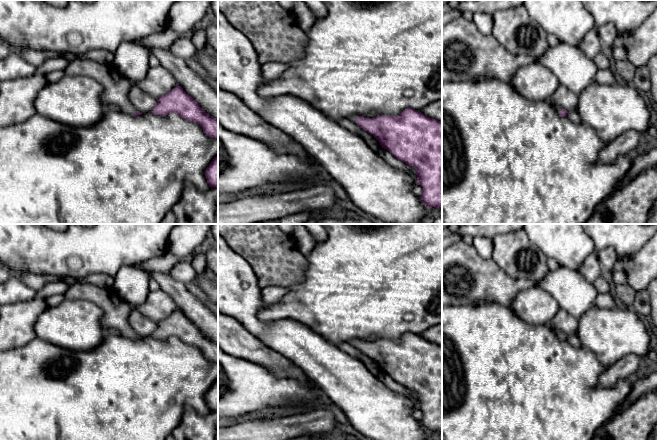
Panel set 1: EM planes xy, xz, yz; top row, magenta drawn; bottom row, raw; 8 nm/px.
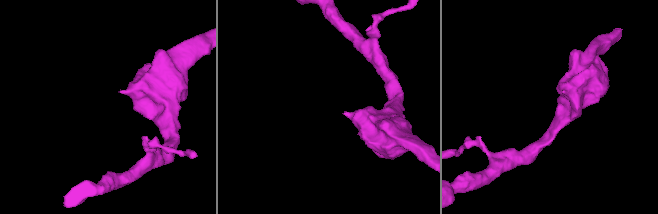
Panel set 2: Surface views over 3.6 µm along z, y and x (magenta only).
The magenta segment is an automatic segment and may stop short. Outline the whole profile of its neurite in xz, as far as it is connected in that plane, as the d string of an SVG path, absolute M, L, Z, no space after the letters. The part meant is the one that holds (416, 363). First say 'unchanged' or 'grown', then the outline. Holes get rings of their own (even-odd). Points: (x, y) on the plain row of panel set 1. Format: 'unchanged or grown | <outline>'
grown | M407 332L399 340L381 339L375 342L353 339L349 342L373 359L382 372L417 394L417 406L422 411L420 420L428 432L442 432L442 346Z

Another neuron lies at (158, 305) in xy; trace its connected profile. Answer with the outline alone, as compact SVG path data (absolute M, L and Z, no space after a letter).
M159 289L150 291L142 304L131 309L137 310L153 322L159 323L174 313L177 306L166 292Z

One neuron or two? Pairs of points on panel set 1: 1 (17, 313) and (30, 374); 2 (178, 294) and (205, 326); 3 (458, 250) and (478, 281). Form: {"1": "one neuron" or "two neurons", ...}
{"1": "two neurons", "2": "one neuron", "3": "one neuron"}

